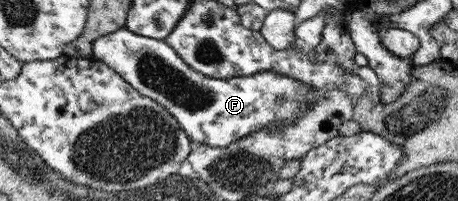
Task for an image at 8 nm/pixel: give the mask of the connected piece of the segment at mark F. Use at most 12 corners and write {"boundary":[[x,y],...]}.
{"boundary":[[125,25],[91,57],[213,148],[293,125],[317,101],[275,71],[190,69]]}

